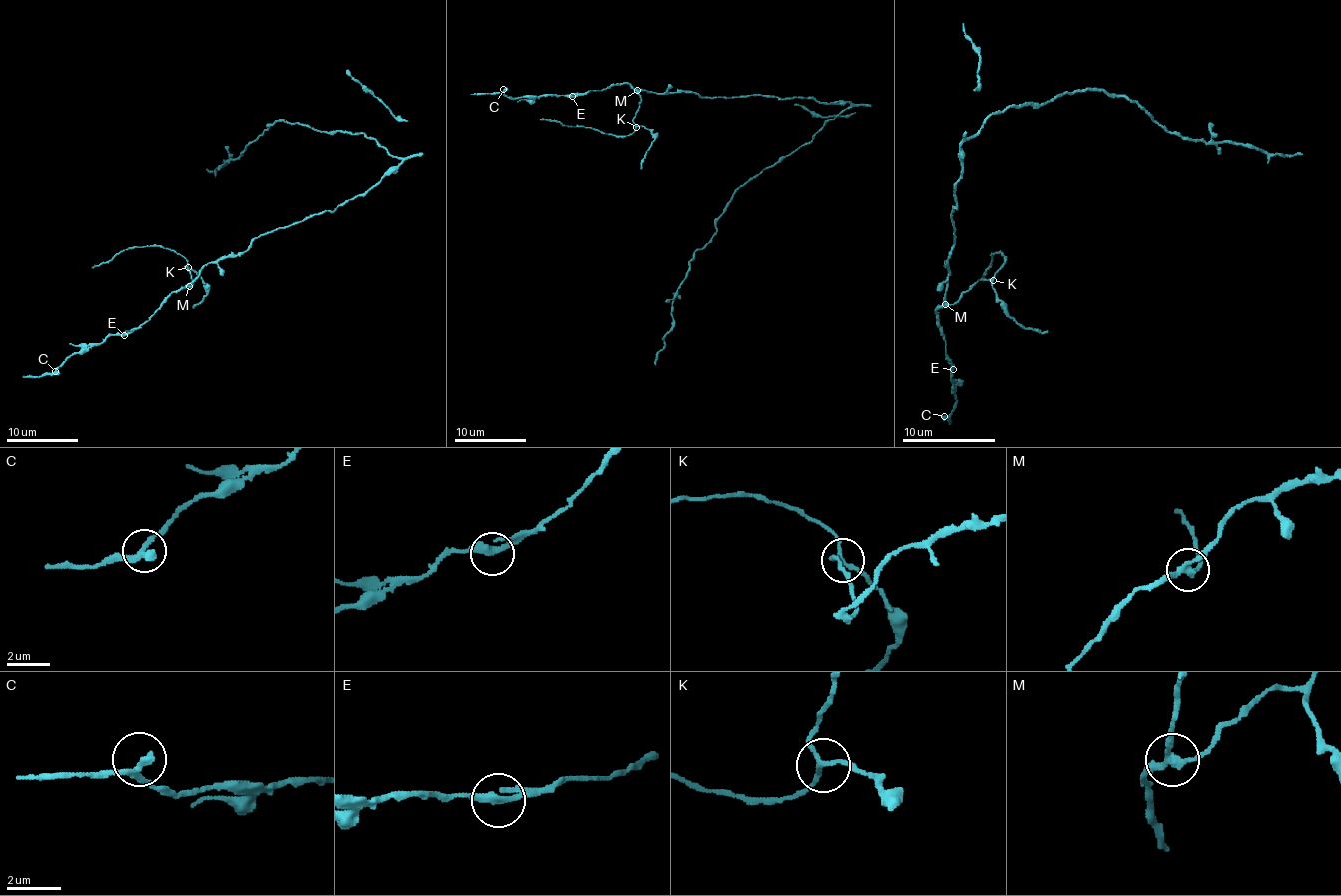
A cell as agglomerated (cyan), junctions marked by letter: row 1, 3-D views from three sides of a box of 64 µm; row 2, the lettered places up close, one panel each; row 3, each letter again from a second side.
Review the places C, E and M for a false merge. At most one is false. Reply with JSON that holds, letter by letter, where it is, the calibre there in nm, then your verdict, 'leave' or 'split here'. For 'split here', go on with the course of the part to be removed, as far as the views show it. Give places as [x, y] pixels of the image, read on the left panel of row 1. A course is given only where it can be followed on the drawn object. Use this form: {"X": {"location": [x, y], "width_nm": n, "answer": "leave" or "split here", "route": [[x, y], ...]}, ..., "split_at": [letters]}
{"C": {"location": [55, 371], "width_nm": 280, "answer": "leave"}, "E": {"location": [124, 335], "width_nm": 240, "answer": "leave"}, "M": {"location": [189, 286], "width_nm": 240, "answer": "split here", "route": [[188, 285], [192, 285], [192, 276], [185, 267], [187, 260], [158, 246], [129, 247], [91, 267]]}, "split_at": ["M"]}

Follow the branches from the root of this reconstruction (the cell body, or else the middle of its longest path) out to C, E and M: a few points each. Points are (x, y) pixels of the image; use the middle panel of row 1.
C: (814, 100), (760, 95), (703, 98), (683, 91), (651, 93), (627, 84), (516, 98), (503, 89)
E: (814, 100), (760, 95), (703, 98), (683, 91), (651, 93), (627, 84), (611, 84), (600, 91), (572, 96)
M: (814, 100), (760, 95), (703, 98), (683, 91), (636, 91)

